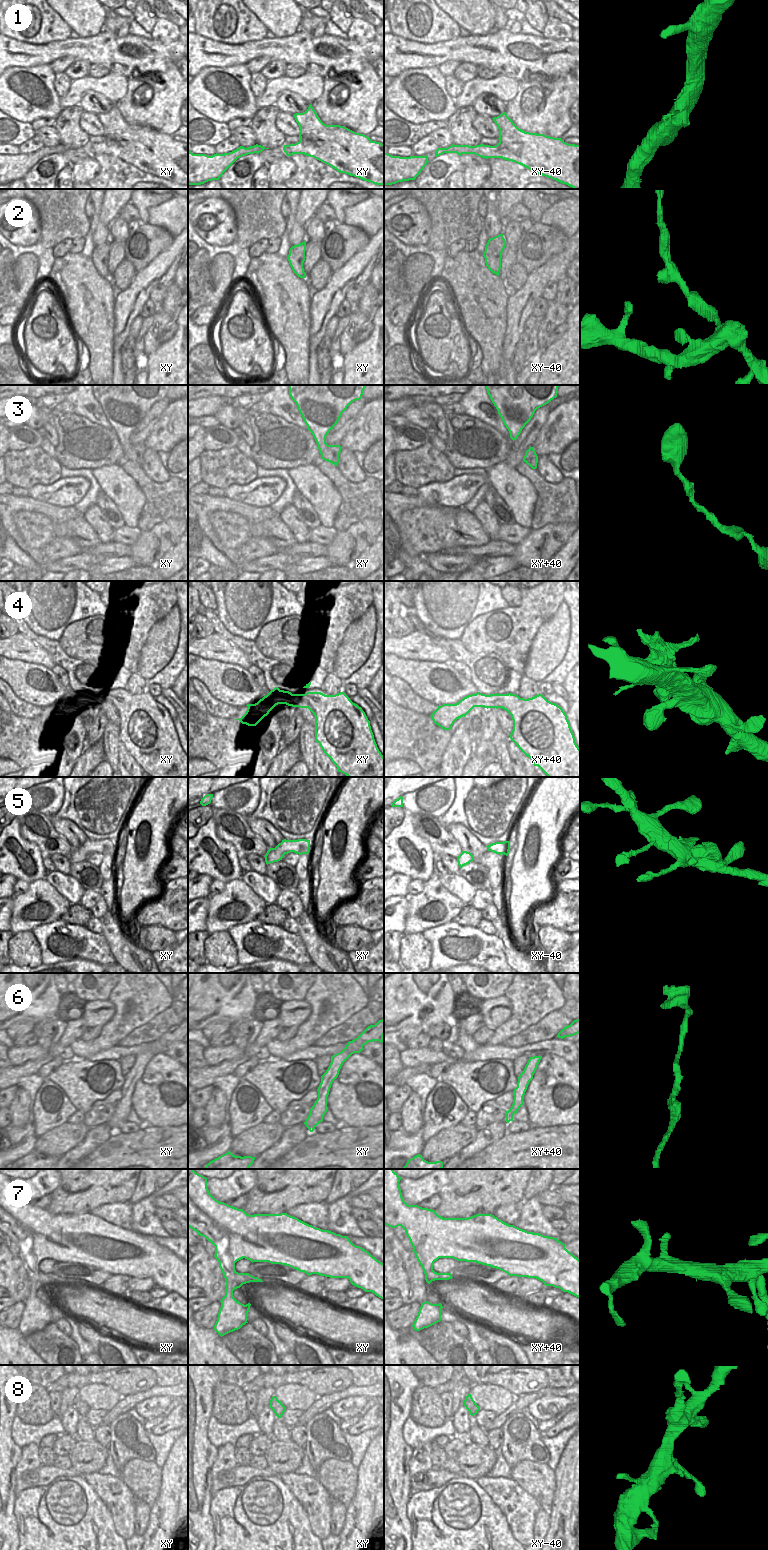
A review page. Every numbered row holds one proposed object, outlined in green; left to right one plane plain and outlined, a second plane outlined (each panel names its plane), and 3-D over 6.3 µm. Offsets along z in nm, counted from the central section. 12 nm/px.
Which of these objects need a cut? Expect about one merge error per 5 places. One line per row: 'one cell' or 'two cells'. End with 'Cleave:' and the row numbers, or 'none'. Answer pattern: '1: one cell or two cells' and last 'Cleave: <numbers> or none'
1: one cell
2: two cells
3: one cell
4: two cells
5: one cell
6: one cell
7: one cell
8: one cell
Cleave: 2, 4

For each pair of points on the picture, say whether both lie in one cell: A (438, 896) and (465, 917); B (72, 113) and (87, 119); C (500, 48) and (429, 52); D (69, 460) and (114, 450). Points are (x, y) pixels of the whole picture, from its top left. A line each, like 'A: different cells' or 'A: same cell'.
A: different cells
B: different cells
C: same cell
D: same cell

